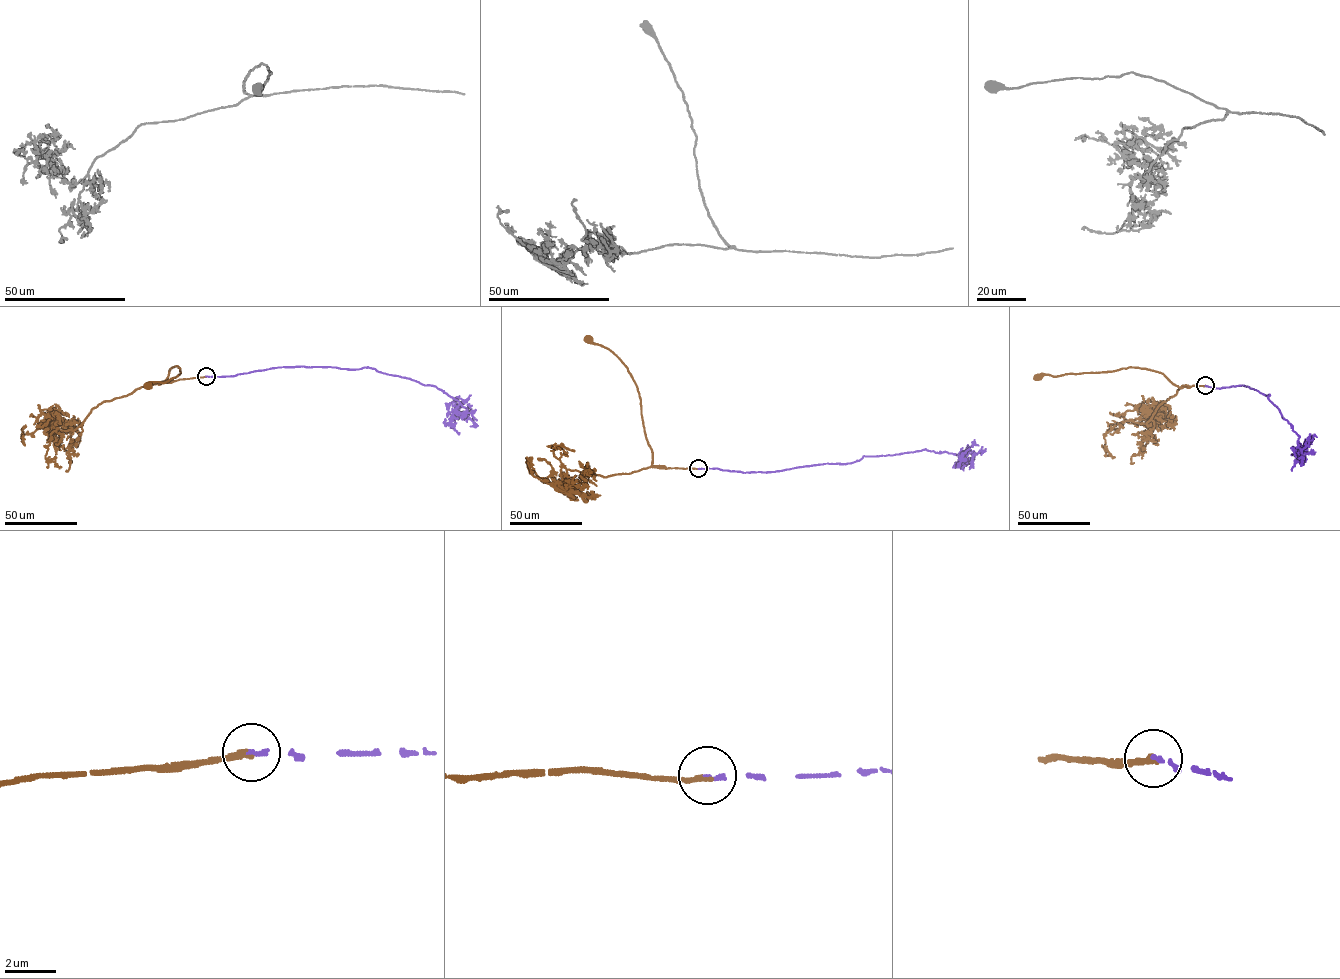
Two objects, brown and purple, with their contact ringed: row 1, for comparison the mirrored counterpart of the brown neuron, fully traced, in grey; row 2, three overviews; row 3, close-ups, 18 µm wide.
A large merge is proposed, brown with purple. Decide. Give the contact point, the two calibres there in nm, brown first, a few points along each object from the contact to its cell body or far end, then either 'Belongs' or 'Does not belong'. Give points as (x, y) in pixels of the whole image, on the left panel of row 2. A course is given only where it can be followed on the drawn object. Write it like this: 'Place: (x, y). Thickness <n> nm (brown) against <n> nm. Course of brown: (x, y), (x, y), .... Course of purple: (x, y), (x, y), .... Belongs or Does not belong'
Place: (206, 376). Thickness 200 nm (brown) against 160 nm. Course of brown: (206, 376), (159, 384), (175, 366), (180, 368), (179, 375), (148, 386). Course of purple: (206, 376), (289, 367), (369, 367), (436, 386), (456, 400), (466, 412), (453, 411), (460, 407), (456, 399). Belongs

